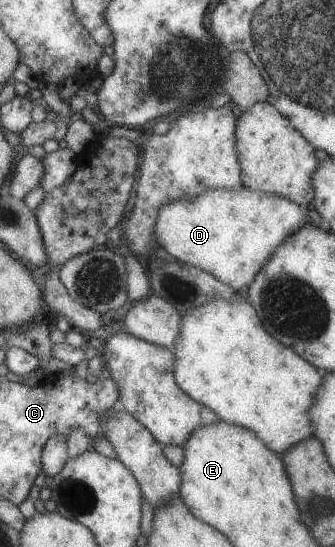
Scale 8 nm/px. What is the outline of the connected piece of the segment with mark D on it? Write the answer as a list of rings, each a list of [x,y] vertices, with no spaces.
[[[218,188],[204,190],[192,198],[168,202],[158,208],[153,233],[158,248],[164,249],[170,257],[213,275],[218,281],[229,285],[234,292],[237,292],[250,285],[254,274],[267,262],[273,249],[277,248],[286,236],[308,223],[310,222],[305,209],[282,196],[248,188],[244,191]]]

